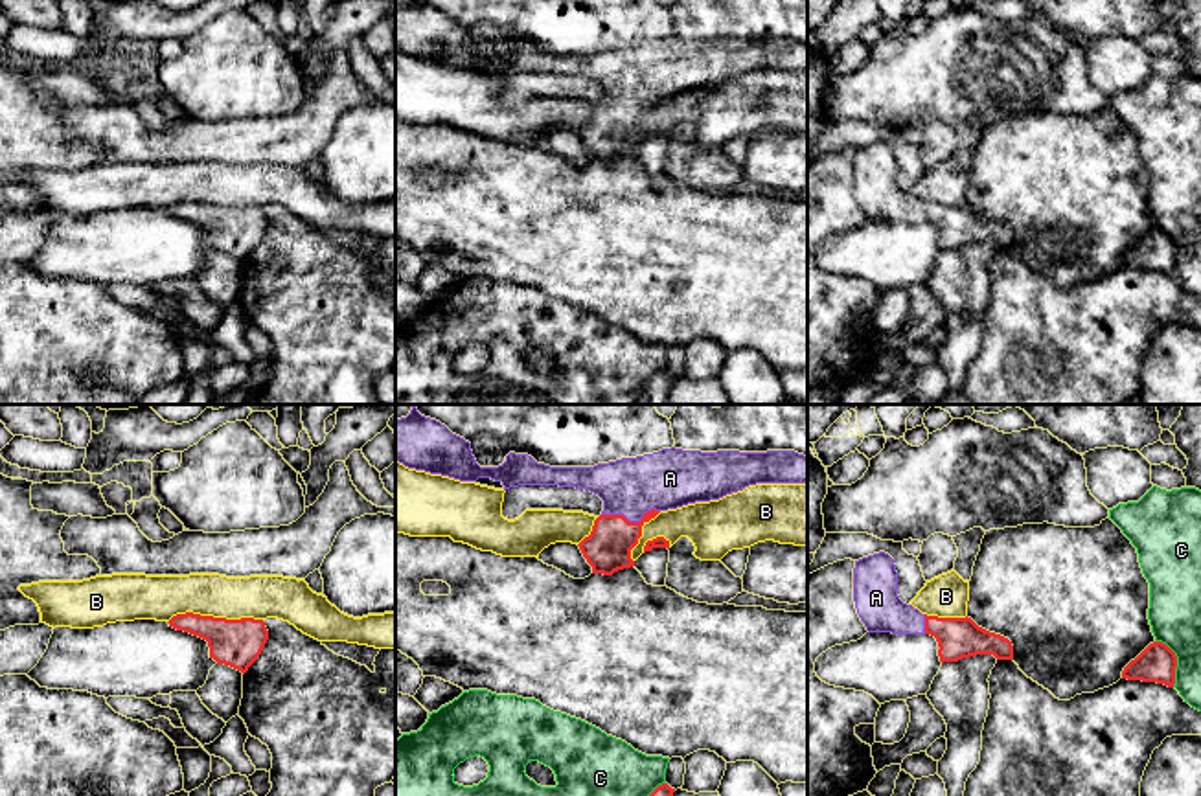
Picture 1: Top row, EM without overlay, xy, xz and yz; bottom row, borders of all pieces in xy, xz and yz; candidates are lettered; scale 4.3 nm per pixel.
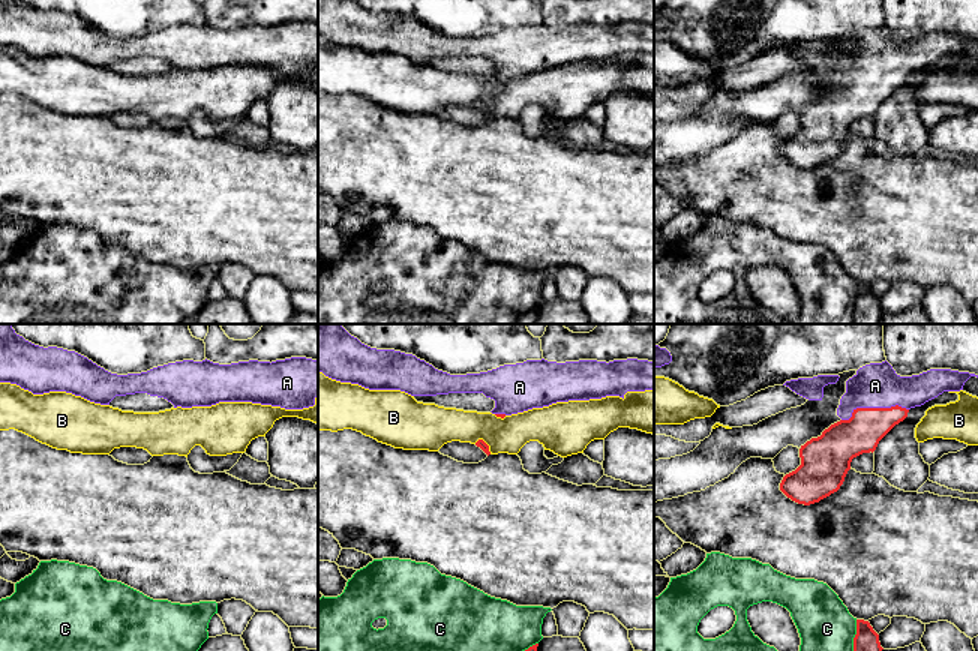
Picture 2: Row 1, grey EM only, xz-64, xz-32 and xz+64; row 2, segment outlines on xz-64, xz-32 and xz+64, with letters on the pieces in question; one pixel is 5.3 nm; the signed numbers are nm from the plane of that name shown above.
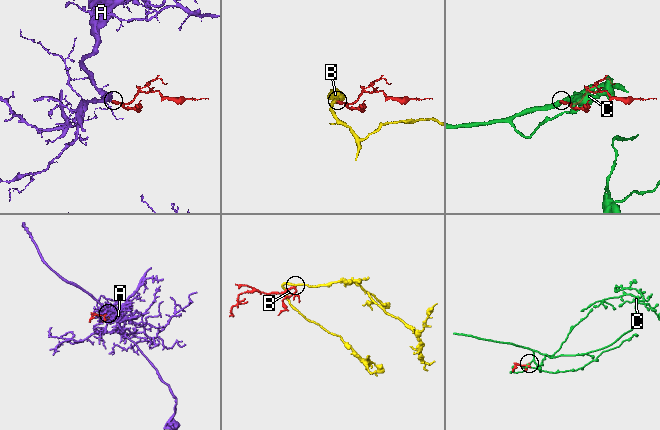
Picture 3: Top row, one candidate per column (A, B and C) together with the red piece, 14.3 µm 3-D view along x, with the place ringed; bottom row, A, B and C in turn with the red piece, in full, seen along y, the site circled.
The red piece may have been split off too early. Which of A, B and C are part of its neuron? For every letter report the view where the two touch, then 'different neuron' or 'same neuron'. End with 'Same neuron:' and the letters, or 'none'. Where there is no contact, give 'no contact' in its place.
A: contact in xz; same neuron
B: contact in xy; different neuron
C: contact in yz; different neuron
Same neuron: A

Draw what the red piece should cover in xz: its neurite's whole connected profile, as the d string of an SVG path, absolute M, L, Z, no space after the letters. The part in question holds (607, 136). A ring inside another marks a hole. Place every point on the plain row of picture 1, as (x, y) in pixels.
M419 0L395 7L395 50L408 57L449 64L460 70L491 66L504 74L504 79L519 74L559 74L576 75L598 83L603 99L594 108L592 119L578 134L592 154L592 162L612 164L618 158L635 154L631 138L642 125L642 114L660 99L677 97L695 90L719 88L756 72L807 72L807 44L795 39L739 40L739 39L682 39L662 37L653 42L622 46L594 55L550 55L537 51L528 42L509 40L498 55L480 55L473 44L471 31L452 22L436 7Z

